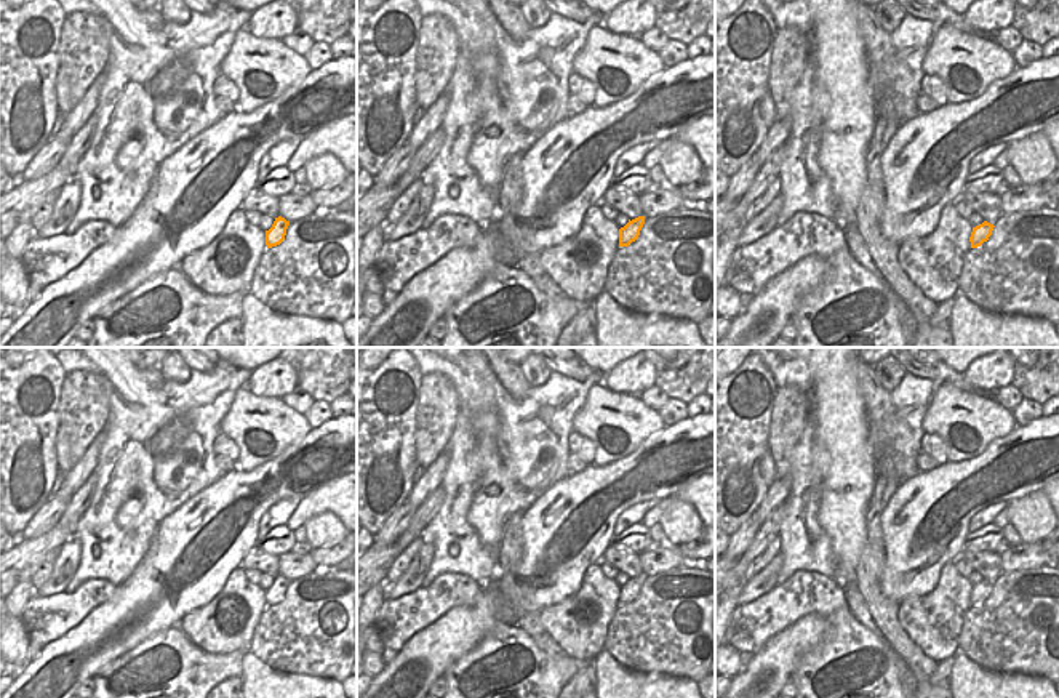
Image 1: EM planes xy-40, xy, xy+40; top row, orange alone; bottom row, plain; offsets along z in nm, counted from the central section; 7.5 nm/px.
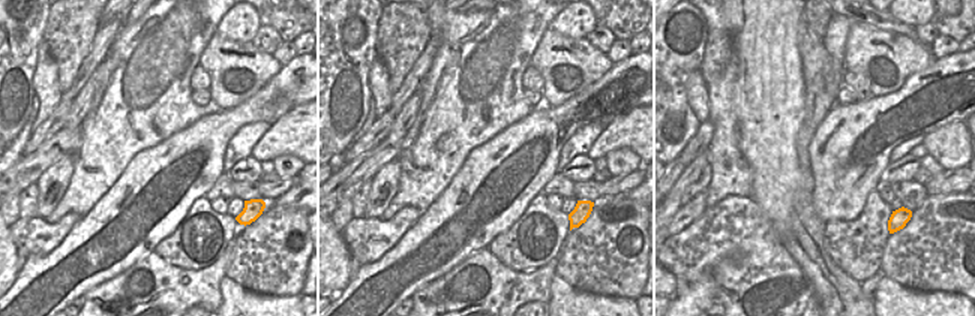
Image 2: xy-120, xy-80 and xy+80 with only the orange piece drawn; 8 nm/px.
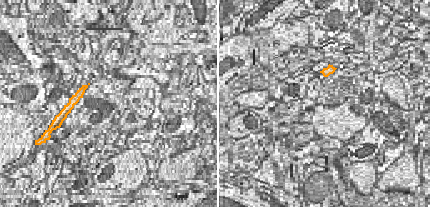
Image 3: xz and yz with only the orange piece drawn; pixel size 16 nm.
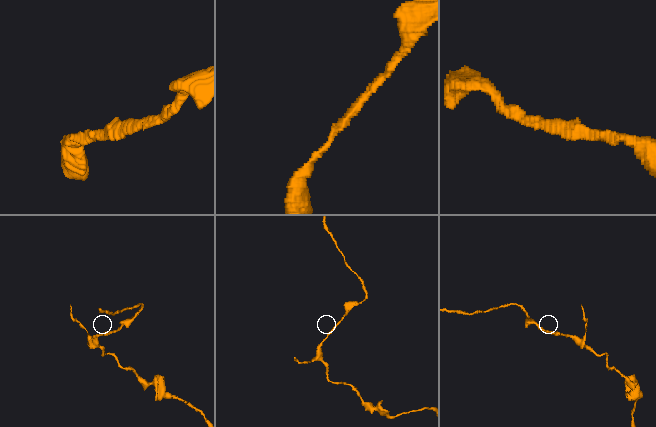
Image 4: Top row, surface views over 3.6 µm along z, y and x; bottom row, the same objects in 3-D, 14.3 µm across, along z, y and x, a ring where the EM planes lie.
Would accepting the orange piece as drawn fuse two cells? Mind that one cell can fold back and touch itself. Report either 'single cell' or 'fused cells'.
single cell

